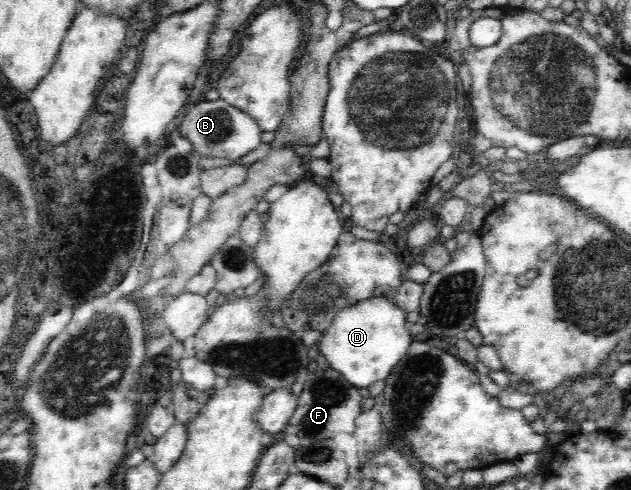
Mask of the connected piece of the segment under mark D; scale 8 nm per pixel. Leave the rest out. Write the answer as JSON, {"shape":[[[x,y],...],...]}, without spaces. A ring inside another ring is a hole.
{"shape":[[[373,298],[341,309],[329,327],[322,332],[318,350],[329,363],[357,389],[389,377],[393,365],[405,357],[412,340],[407,328],[406,313],[393,304],[393,299]]]}

